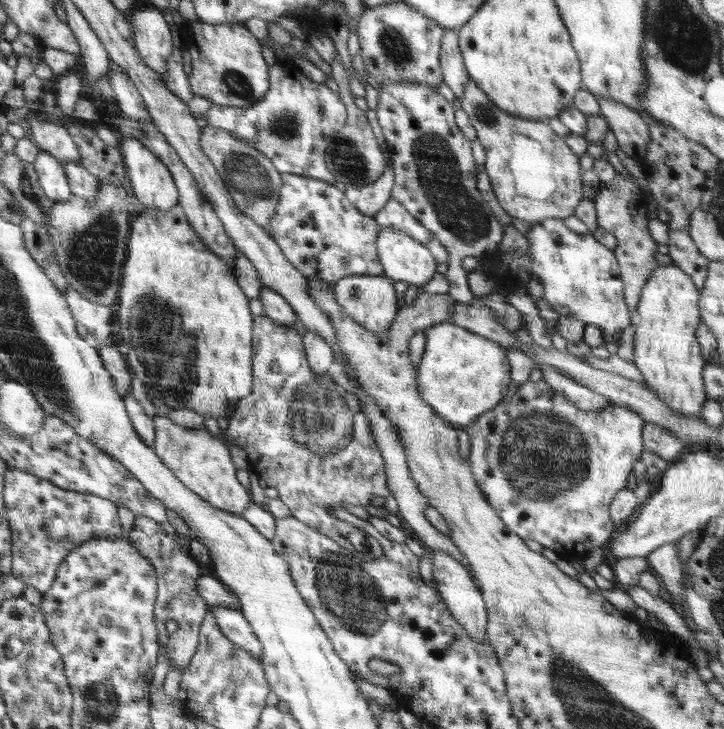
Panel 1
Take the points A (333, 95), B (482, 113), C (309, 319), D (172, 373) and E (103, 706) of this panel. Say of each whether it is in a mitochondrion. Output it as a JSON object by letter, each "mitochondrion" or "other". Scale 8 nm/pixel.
{"A":"other","B":"mitochondrion","C":"other","D":"mitochondrion","E":"mitochondrion"}

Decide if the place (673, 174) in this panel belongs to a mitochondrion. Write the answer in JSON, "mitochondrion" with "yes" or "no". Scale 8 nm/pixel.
{"mitochondrion":"no"}

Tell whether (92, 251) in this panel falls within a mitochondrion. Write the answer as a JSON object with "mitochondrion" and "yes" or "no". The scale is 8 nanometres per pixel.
{"mitochondrion":"yes"}

